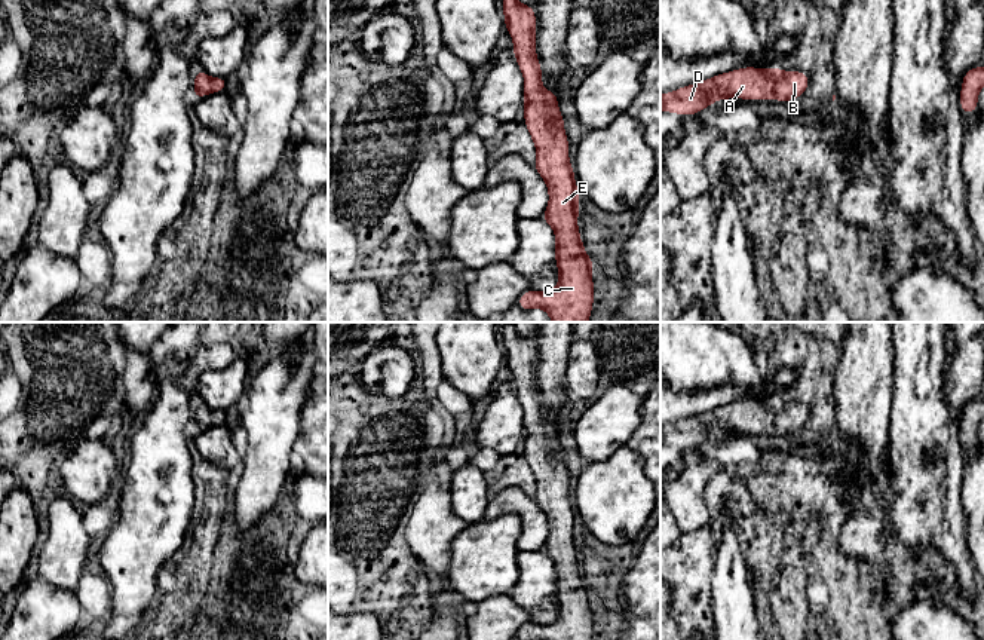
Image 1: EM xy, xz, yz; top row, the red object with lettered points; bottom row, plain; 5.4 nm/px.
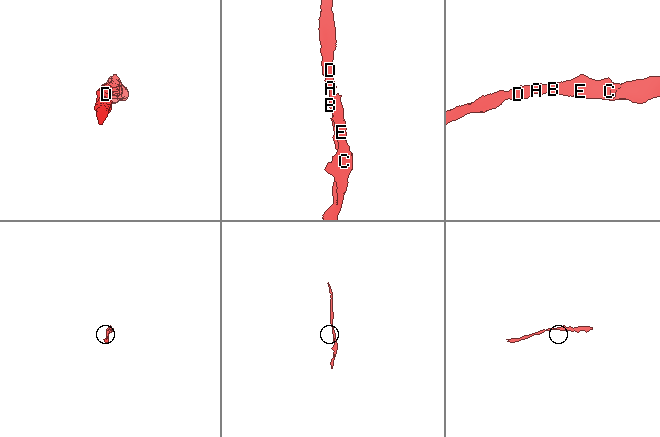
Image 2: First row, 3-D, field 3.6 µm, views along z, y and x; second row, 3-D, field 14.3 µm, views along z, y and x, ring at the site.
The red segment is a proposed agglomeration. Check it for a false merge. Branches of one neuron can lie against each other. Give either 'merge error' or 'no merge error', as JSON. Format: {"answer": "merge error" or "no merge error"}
{"answer": "no merge error"}

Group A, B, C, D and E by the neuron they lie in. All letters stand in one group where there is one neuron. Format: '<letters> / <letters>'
A B C D E

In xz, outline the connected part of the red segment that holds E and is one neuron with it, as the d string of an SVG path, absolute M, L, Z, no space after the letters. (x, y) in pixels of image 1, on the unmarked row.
M512 322L503 328L505 361L509 364L514 380L512 385L524 408L524 456L536 478L534 502L545 512L549 527L549 536L542 548L555 566L555 597L560 612L552 624L542 625L528 622L516 633L519 640L592 640L594 639L594 612L592 603L595 592L589 591L585 576L580 572L579 551L579 524L576 509L568 490L568 471L564 462L564 448L558 441L558 431L554 422L542 423L543 405L536 386L536 340L522 337Z

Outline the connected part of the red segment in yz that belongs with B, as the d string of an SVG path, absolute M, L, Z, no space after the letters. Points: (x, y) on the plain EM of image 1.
M752 398L712 408L660 428L660 444L692 448L718 432L767 432L787 435L803 429L809 420L806 404L755 401Z

